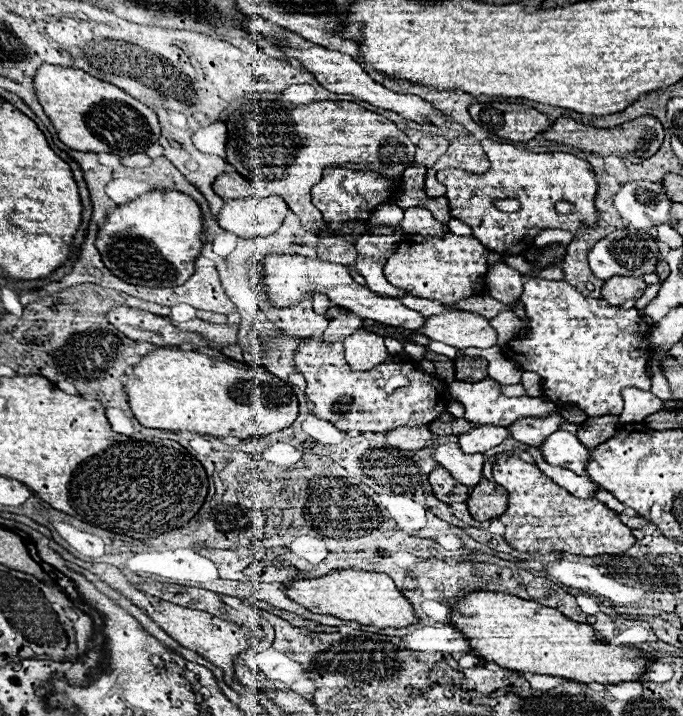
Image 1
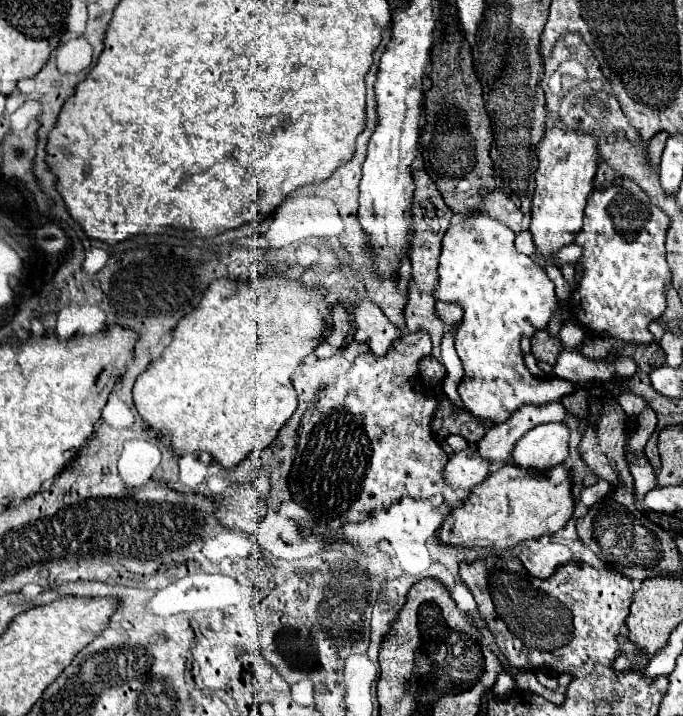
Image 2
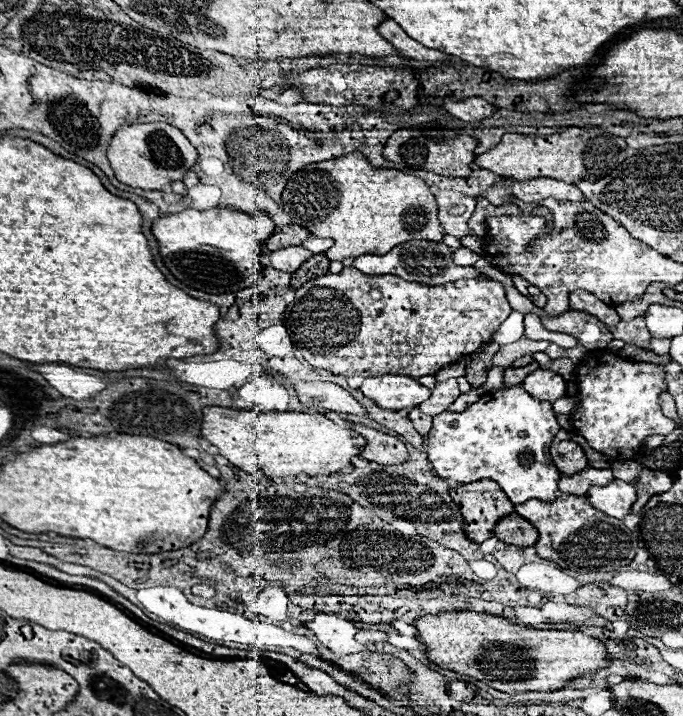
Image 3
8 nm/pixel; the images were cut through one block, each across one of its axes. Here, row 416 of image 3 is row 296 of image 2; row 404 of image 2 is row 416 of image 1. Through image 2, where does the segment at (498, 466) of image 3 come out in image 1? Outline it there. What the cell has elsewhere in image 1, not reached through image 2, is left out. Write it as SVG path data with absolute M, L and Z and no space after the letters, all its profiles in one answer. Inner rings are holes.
M484 378L480 382L450 382L448 384L450 396L456 398L458 402L462 402L466 406L466 414L464 418L468 422L472 422L474 426L482 426L482 424L494 424L494 426L510 426L514 420L522 418L522 416L546 416L552 410L556 410L556 404L546 400L546 398L530 398L530 396L504 396L502 394L502 386L492 380L492 378Z

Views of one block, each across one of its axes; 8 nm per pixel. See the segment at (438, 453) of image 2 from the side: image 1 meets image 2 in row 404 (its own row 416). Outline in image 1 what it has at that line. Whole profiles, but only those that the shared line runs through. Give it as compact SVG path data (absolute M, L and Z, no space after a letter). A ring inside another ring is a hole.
M304 338L294 352L294 366L308 382L306 396L312 402L314 416L328 420L342 432L360 430L386 434L398 426L426 426L446 410L450 398L448 388L440 378L410 362L398 362L392 358L366 372L350 370L342 342ZM398 378L404 380L404 386L396 382Z

